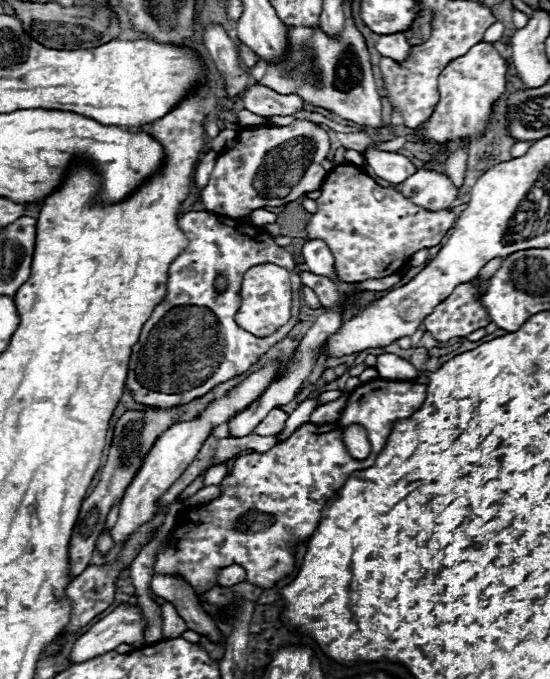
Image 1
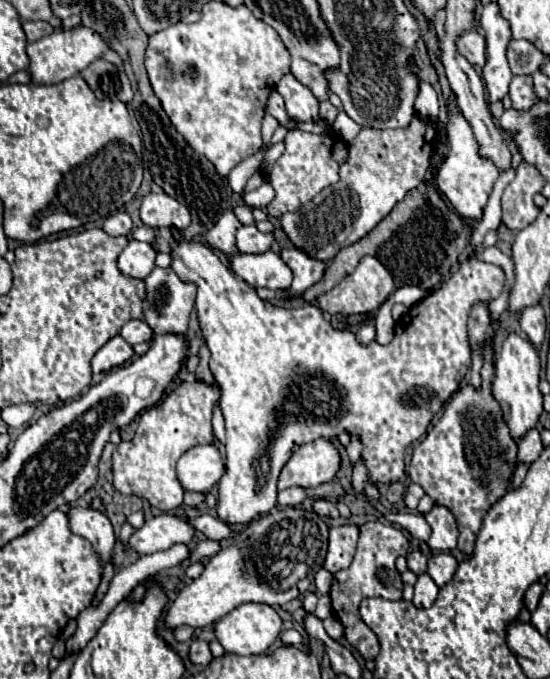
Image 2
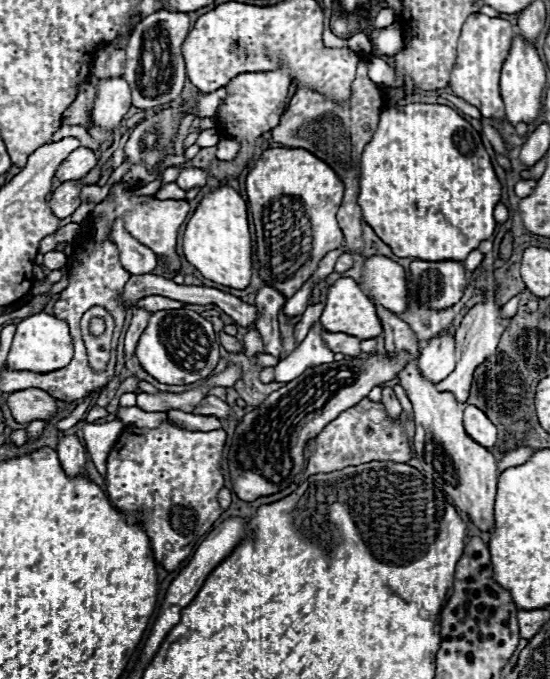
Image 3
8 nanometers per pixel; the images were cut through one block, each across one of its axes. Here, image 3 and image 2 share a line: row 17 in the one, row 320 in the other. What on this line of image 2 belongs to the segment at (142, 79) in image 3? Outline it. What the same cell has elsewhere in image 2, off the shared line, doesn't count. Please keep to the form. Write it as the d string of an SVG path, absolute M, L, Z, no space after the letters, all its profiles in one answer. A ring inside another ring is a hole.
M154 268L146 278L146 292L144 316L156 334L180 334L188 330L188 314L192 312L196 300L196 286L192 286L192 282L180 282L180 276L172 268Z

